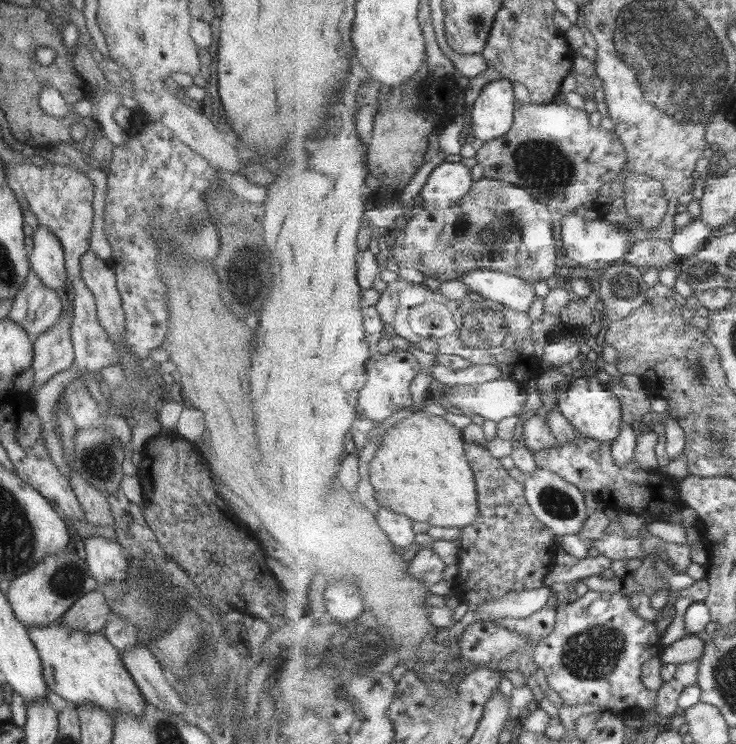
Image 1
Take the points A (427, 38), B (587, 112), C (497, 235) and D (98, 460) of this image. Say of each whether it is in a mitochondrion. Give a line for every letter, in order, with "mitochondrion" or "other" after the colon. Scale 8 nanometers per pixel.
A: other
B: other
C: mitochondrion
D: mitochondrion

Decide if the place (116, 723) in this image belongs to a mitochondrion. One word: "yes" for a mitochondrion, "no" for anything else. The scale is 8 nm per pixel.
no

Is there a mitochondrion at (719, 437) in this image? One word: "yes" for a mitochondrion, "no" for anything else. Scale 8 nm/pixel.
yes

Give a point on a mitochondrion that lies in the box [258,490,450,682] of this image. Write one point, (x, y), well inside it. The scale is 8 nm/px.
(362, 646)

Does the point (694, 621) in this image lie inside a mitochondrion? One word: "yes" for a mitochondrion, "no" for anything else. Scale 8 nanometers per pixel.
no

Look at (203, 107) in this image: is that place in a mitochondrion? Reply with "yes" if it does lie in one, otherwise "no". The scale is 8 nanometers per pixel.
no

